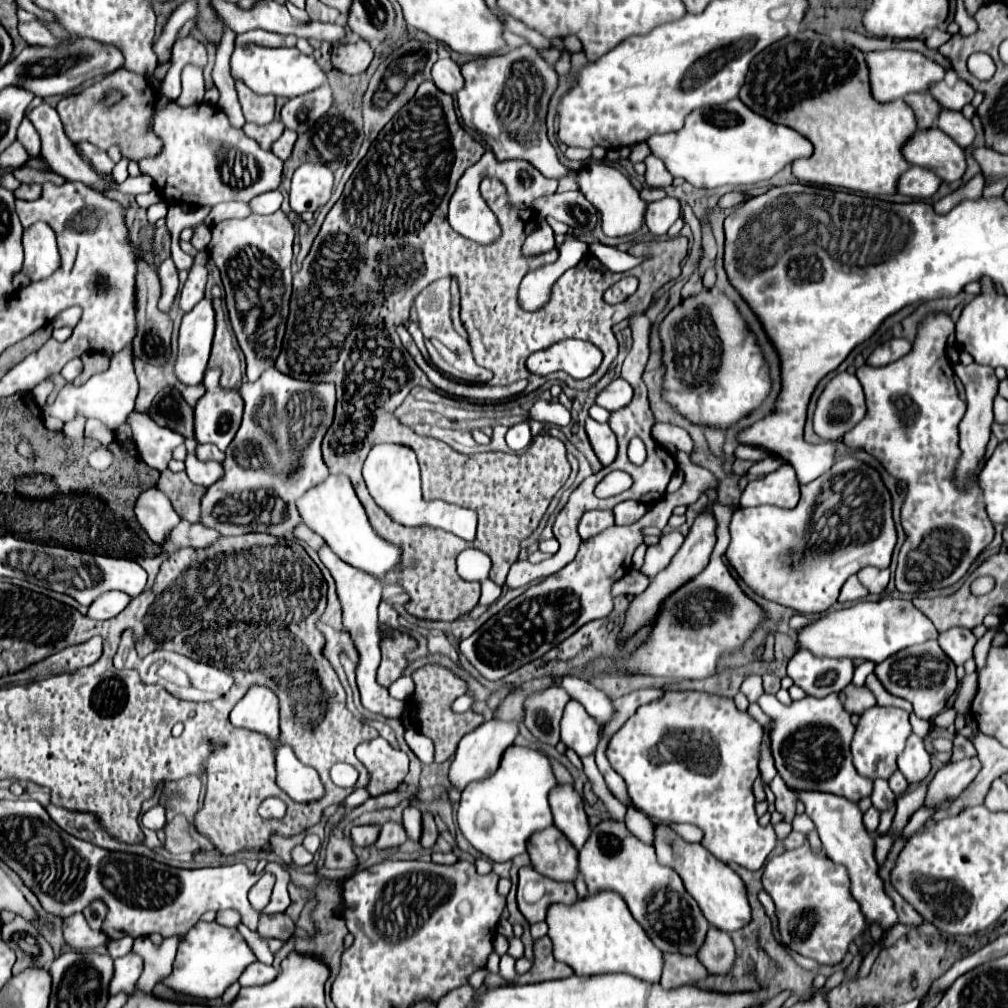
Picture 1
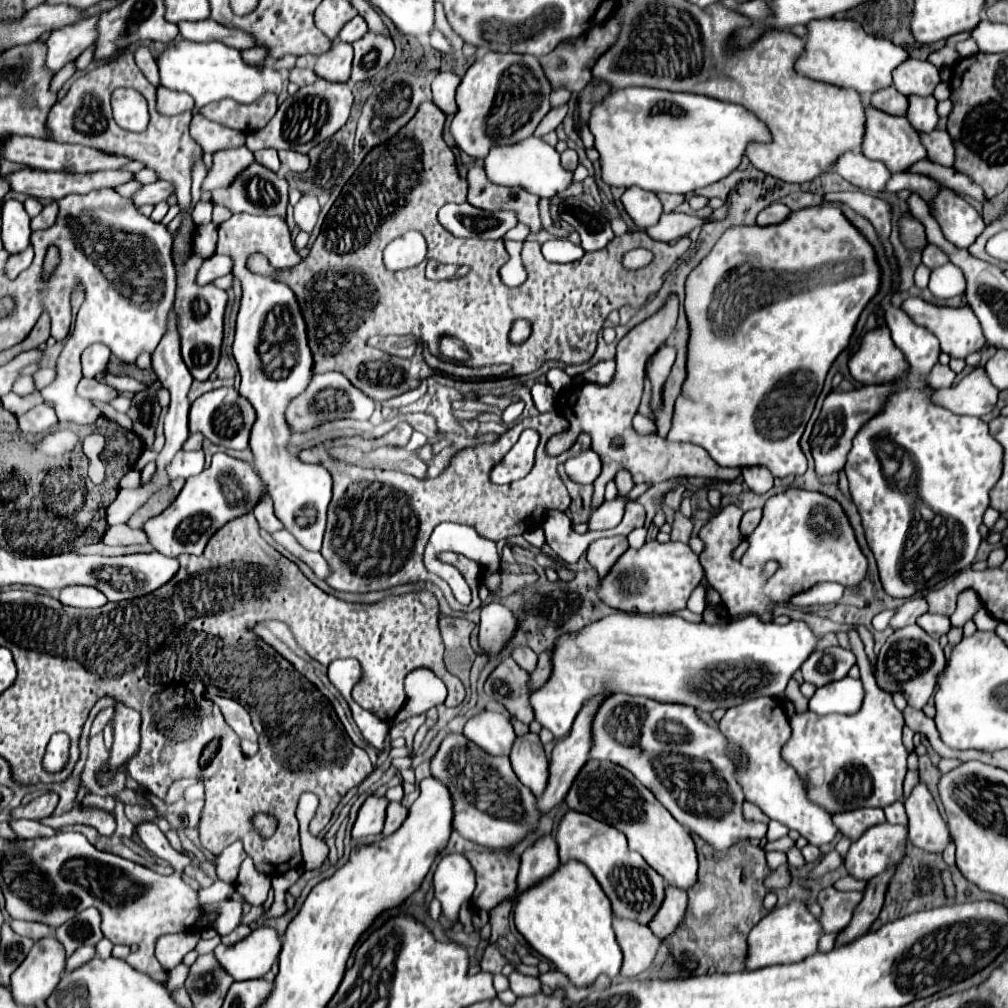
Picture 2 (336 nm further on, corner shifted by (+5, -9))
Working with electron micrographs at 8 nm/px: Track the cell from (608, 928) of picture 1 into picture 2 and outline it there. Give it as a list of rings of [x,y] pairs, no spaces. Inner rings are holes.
[[[562,863],[552,879],[544,879],[540,887],[524,891],[524,899],[514,907],[514,923],[524,939],[552,961],[558,971],[568,975],[576,987],[592,985],[600,973],[612,979],[620,973],[622,951],[612,929],[612,909],[584,863]]]

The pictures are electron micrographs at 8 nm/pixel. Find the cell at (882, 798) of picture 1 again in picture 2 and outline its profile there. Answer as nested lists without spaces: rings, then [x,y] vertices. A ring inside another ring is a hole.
[[[874,825],[850,845],[844,859],[846,871],[858,881],[870,881],[890,867],[898,867],[906,853],[908,829],[902,825]]]

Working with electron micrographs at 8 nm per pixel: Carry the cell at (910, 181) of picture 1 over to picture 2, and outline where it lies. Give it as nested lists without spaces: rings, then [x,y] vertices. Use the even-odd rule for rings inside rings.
[[[862,153],[842,155],[842,159],[836,161],[836,167],[832,167],[832,171],[868,193],[884,191],[884,185],[892,175],[884,163],[866,159]]]

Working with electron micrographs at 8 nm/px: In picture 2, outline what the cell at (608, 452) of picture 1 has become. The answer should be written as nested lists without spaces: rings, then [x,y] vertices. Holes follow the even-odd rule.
[[[586,449],[582,455],[578,457],[572,457],[564,463],[564,469],[568,473],[568,477],[574,481],[574,483],[594,483],[596,477],[600,475],[600,457],[592,451],[592,449]]]

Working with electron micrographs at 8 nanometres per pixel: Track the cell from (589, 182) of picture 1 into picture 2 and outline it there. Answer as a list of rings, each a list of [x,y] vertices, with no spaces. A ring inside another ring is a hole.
[[[528,137],[524,143],[514,143],[512,147],[492,147],[492,151],[484,157],[484,171],[492,183],[516,185],[546,199],[564,191],[572,183],[572,173],[560,165],[558,151],[538,137]]]

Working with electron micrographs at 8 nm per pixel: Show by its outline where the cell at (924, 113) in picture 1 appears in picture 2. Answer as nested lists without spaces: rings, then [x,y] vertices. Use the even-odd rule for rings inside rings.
[[[896,87],[874,91],[870,103],[876,109],[880,109],[884,113],[890,113],[890,115],[906,115],[906,109],[908,109],[908,99],[904,95],[900,95],[896,91]]]

